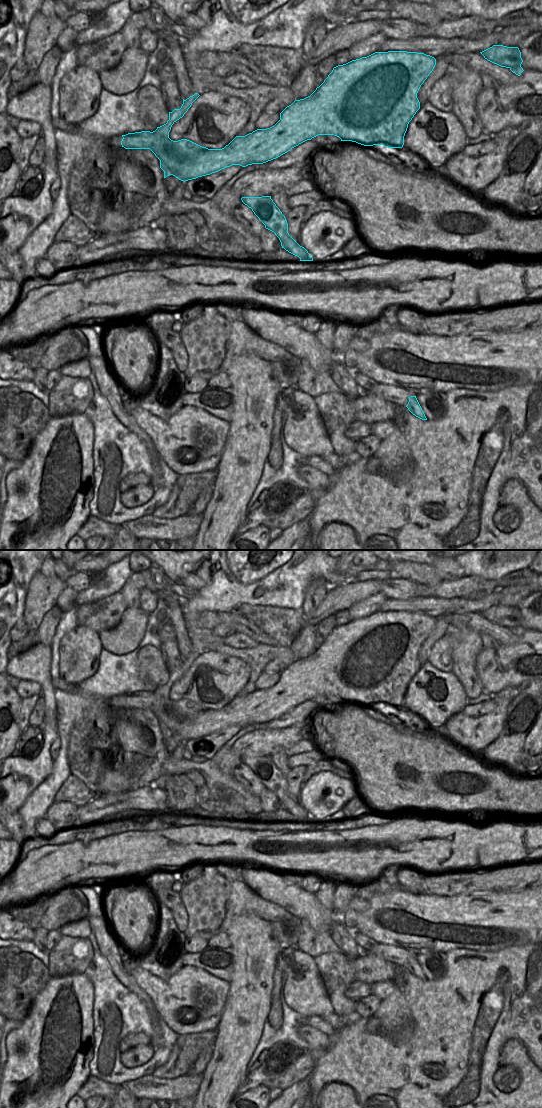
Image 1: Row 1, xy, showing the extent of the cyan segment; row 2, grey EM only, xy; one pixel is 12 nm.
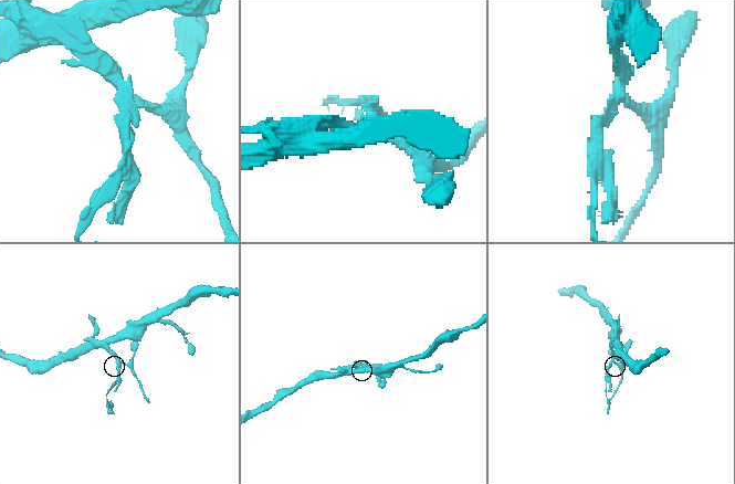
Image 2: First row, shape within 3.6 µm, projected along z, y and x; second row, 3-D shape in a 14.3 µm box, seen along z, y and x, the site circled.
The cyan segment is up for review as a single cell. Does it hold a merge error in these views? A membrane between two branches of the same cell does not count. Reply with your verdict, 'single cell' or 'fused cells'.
fused cells

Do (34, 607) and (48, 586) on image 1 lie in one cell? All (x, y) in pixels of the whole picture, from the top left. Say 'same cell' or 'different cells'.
same cell

